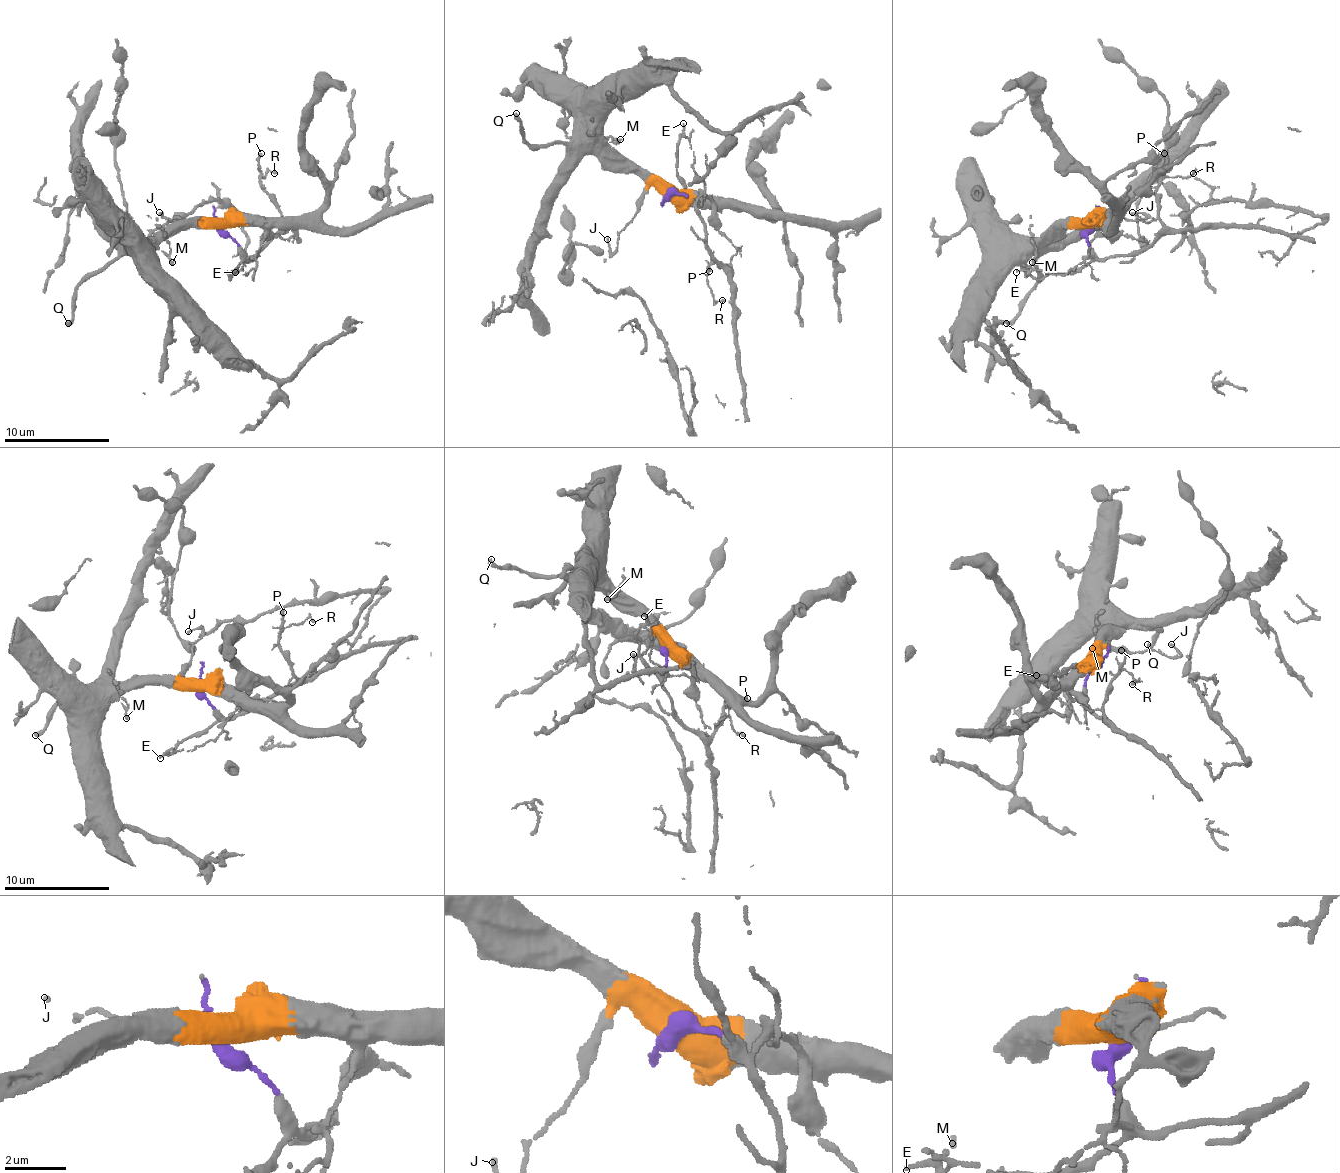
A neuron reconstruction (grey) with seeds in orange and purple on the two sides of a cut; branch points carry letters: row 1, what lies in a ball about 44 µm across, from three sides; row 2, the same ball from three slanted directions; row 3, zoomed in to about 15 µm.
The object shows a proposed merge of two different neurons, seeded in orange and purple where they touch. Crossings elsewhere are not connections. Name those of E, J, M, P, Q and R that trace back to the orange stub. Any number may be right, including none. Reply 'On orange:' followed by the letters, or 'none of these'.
On orange: J, M, Q

